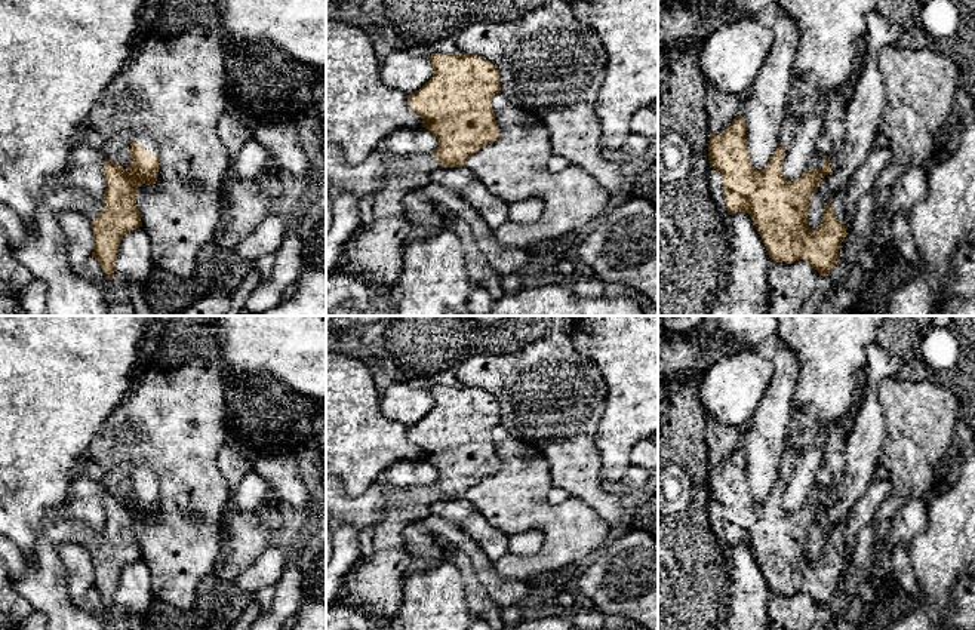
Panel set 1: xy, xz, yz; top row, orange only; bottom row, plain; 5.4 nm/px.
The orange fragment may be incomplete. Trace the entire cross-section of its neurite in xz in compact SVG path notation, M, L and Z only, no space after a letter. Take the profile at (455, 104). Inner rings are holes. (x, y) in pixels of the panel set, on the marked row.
M431 53L428 59L433 77L406 102L439 138L439 147L433 154L416 156L382 151L387 181L373 194L372 222L353 233L335 267L393 294L402 271L402 249L412 237L405 196L430 184L431 173L440 168L462 168L470 156L499 136L492 108L492 98L501 93L495 65L470 53Z

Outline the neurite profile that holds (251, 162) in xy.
M253 138L242 147L237 157L228 165L228 172L222 182L222 193L218 202L219 219L215 234L218 234L228 221L227 185L236 178L259 178L271 160L271 153Z

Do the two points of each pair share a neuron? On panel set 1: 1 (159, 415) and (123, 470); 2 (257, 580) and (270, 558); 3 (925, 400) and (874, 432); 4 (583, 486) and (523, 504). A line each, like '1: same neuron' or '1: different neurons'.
1: same neuron
2: same neuron
3: different neurons
4: different neurons

